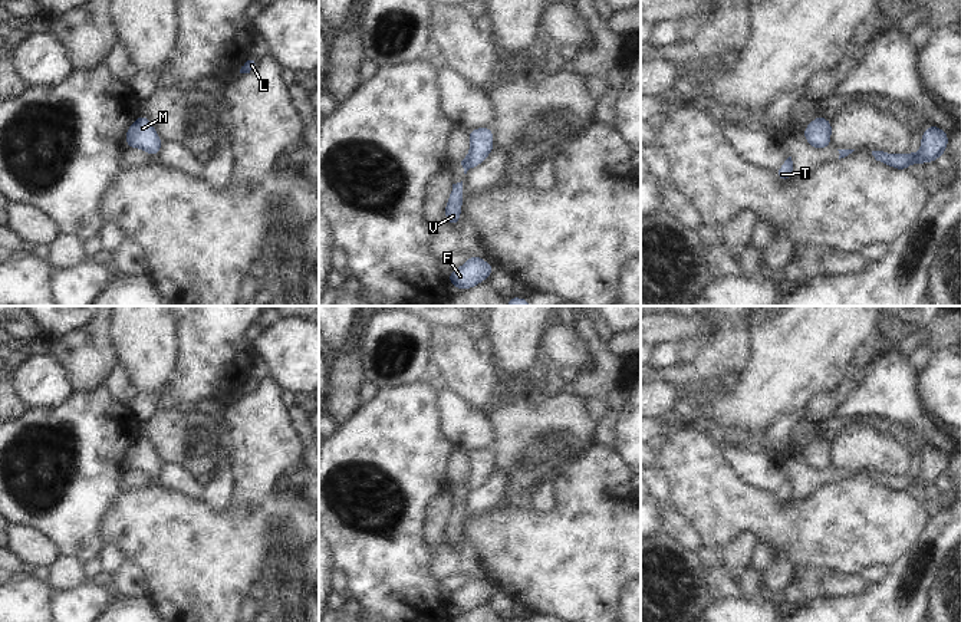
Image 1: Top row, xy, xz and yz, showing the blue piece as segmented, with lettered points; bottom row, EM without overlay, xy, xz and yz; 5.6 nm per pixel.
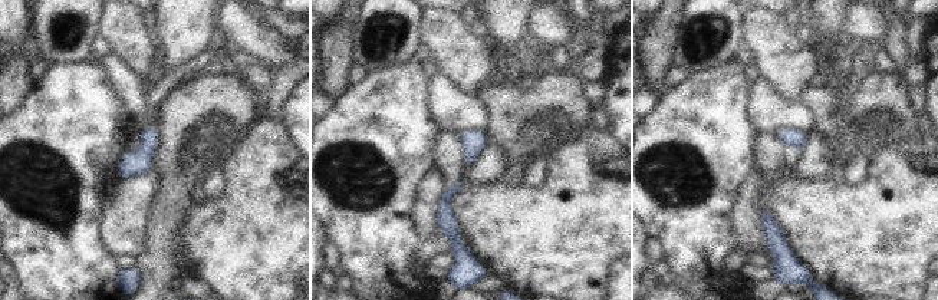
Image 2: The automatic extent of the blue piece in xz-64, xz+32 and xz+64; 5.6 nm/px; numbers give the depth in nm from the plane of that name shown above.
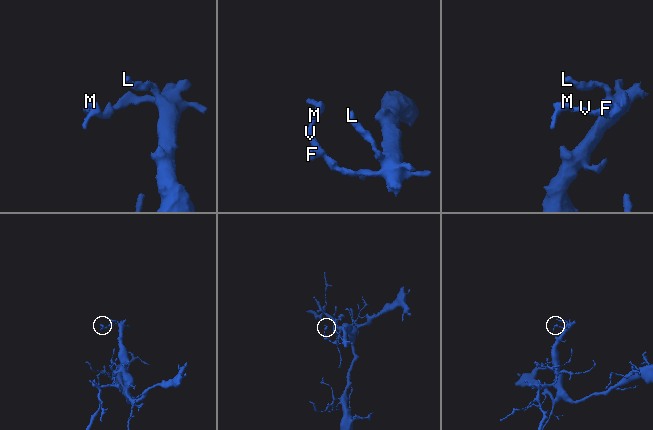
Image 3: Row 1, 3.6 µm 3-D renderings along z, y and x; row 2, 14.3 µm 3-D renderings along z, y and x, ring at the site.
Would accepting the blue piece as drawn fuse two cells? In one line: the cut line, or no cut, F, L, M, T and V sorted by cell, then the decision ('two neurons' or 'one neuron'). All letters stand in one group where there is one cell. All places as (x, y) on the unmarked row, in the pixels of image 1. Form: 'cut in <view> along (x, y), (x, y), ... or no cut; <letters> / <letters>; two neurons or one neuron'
cut in xz along (464, 489), (467, 491); F L V / M T; two neurons

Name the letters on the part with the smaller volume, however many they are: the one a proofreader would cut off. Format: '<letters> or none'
M, T

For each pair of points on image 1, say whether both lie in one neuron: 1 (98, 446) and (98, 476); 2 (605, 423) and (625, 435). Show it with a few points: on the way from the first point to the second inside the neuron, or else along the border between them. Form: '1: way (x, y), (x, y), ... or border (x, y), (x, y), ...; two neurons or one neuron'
1: way (98, 453), (98, 469); one neuron
2: border (625, 400), (616, 415), (612, 446); two neurons

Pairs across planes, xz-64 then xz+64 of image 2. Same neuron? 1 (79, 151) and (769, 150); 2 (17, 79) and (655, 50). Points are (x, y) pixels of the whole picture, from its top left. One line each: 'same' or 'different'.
1: different
2: same

